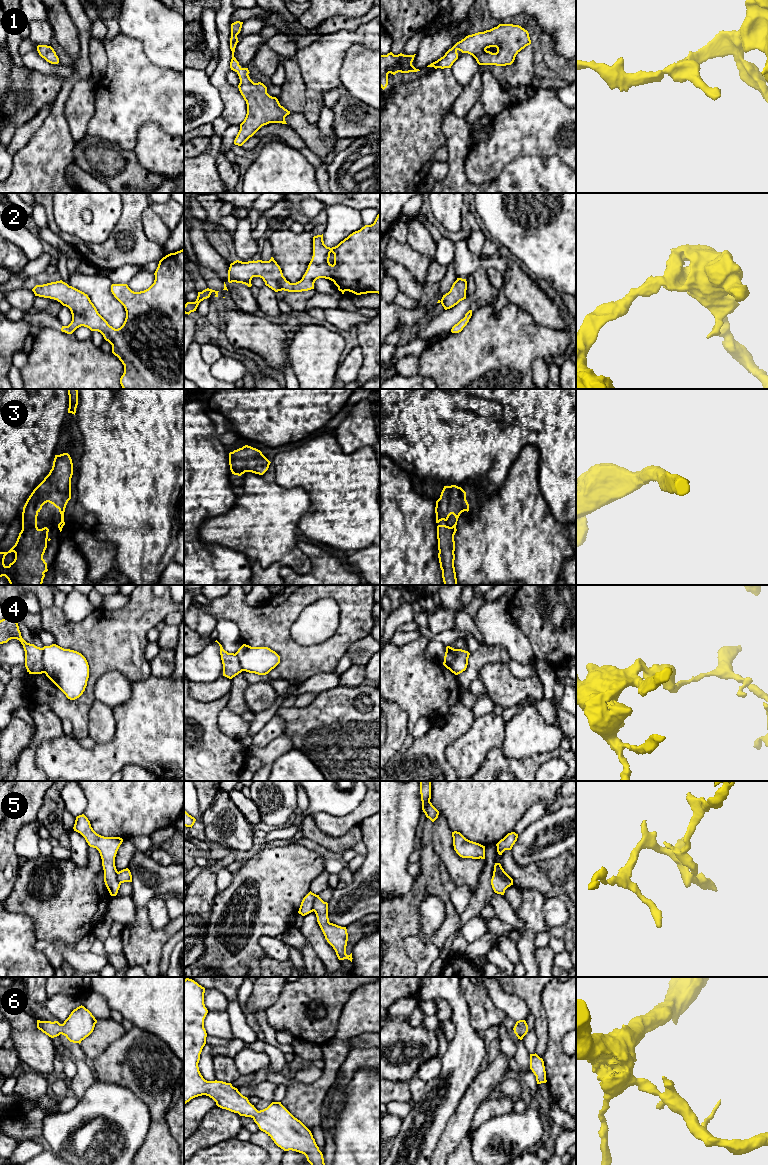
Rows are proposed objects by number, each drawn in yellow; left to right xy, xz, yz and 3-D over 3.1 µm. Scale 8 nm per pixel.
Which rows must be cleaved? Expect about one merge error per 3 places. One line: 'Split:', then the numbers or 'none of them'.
Split: 4, 5

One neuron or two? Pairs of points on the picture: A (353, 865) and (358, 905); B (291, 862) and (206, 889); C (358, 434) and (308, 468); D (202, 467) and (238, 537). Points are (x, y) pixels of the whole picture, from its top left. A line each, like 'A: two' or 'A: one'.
A: two
B: two
C: two
D: two

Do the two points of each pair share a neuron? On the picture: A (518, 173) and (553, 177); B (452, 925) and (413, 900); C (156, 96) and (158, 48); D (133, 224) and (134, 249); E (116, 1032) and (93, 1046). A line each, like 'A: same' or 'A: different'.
A: same
B: same
C: different
D: same
E: same

